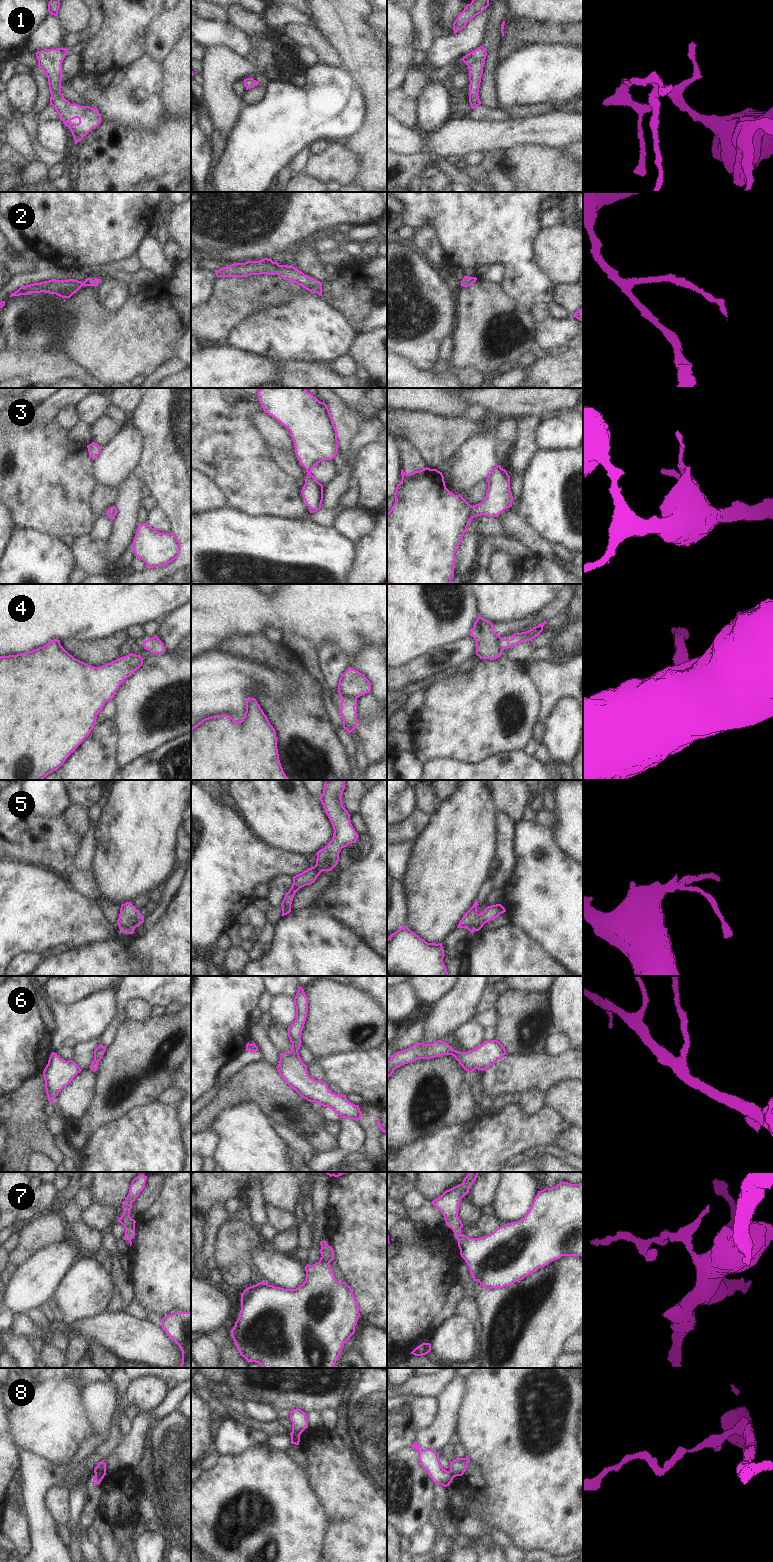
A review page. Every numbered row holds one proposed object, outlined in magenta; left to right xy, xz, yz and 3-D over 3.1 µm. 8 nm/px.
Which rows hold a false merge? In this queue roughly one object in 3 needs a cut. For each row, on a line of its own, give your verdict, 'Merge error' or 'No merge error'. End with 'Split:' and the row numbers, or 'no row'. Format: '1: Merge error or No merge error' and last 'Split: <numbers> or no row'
1: No merge error
2: No merge error
3: No merge error
4: Merge error
5: No merge error
6: No merge error
7: No merge error
8: Merge error
Split: 4, 8.

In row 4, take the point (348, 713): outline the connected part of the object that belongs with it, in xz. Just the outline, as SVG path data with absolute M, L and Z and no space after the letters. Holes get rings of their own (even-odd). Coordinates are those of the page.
M349 699L341 701L341 709L339 714L343 718L343 728L347 730L348 733L351 733L355 730L358 720L357 720L357 711L355 706L357 705L357 699Z

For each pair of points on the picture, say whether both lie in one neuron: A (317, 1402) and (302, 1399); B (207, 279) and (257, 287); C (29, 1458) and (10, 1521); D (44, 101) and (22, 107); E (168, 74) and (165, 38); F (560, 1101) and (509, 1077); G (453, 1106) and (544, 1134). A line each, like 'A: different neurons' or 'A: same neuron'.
A: same neuron
B: different neurons
C: different neurons
D: different neurons
E: different neurons
F: different neurons
G: different neurons

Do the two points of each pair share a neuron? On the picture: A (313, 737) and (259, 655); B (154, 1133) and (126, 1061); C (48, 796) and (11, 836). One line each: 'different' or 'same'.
A: same
B: different
C: different

